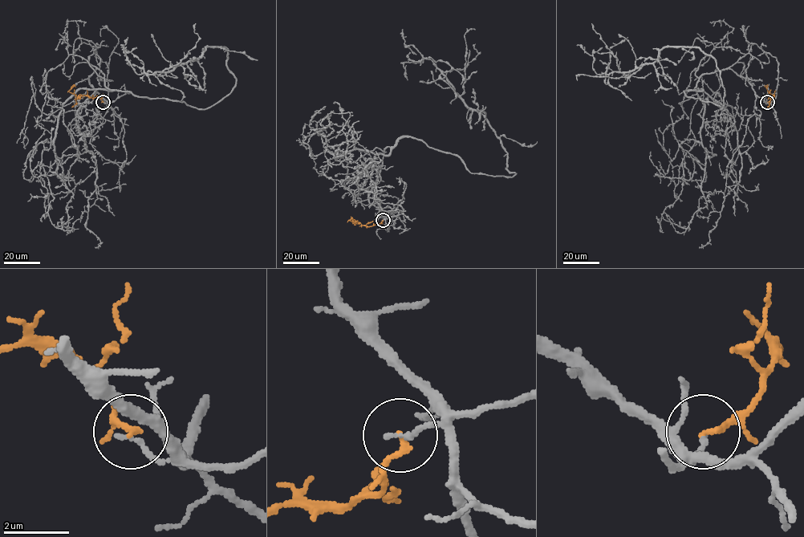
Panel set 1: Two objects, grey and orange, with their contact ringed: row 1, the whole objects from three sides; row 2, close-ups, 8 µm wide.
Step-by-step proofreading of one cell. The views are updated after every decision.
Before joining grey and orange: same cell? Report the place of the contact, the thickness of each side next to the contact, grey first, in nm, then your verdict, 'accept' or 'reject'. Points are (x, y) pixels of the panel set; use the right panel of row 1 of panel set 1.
place (767, 102); calibres 160 and 180 nm; reject

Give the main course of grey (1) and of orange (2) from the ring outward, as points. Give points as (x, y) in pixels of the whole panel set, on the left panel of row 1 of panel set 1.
1: (103, 102), (89, 81), (96, 69), (107, 87), (200, 108), (235, 83), (225, 47), (148, 74), (127, 37)
2: (103, 101), (99, 97), (76, 96), (69, 91), (75, 87)

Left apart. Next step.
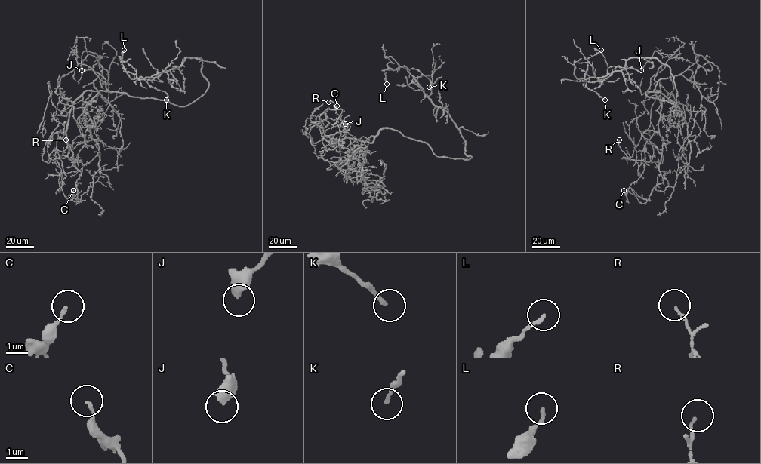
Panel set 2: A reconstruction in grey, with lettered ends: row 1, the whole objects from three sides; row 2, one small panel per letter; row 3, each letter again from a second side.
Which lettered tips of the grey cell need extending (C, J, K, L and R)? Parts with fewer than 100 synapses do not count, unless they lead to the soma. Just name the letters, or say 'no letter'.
no letter

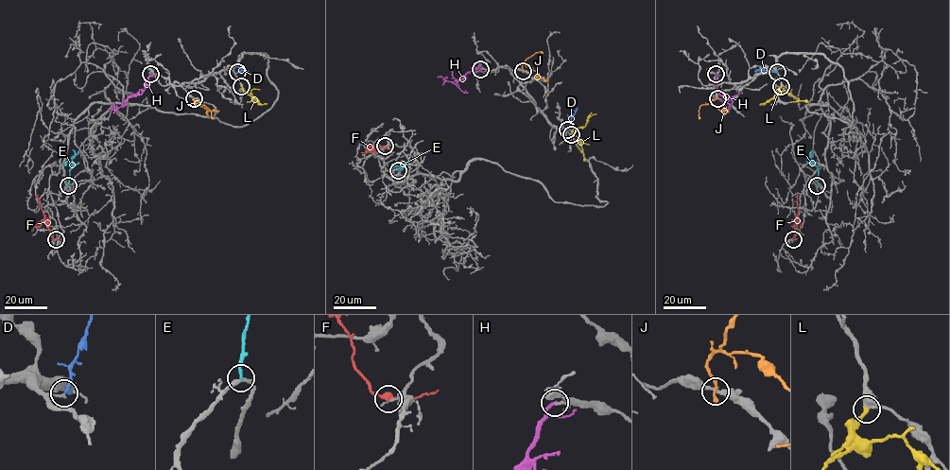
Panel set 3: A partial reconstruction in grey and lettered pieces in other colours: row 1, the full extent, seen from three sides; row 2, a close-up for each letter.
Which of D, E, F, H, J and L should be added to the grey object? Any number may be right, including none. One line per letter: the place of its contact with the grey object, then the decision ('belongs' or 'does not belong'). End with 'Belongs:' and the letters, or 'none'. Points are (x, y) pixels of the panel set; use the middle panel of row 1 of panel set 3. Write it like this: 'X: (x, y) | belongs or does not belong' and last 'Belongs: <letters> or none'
D: (567, 130) | does not belong
E: (398, 170) | does not belong
F: (385, 146) | does not belong
H: (480, 69) | does not belong
J: (523, 71) | does not belong
L: (571, 134) | belongs
Belongs: L

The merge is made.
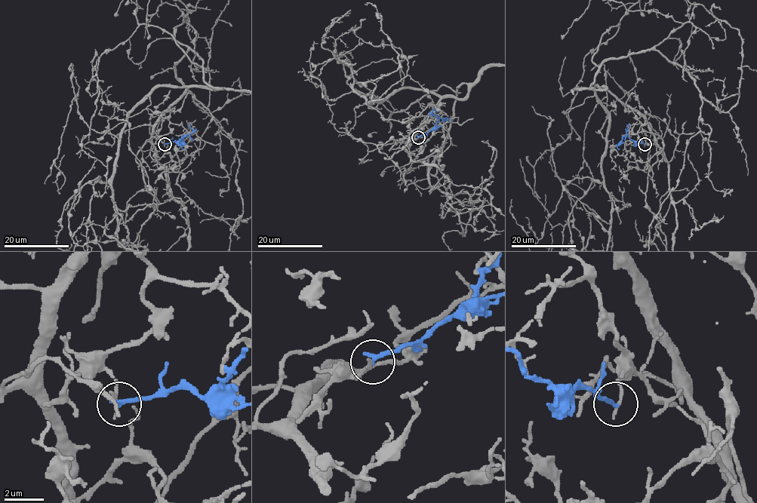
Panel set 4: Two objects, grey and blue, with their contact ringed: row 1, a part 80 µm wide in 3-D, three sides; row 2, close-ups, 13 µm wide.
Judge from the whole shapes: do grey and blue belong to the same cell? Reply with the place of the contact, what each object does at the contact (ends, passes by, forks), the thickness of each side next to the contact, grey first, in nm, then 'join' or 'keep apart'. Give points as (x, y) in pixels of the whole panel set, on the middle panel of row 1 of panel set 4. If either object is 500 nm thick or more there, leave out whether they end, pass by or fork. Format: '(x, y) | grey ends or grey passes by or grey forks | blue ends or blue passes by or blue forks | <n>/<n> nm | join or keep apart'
(418, 137) | grey ends | blue ends | 170/240 nm | keep apart

